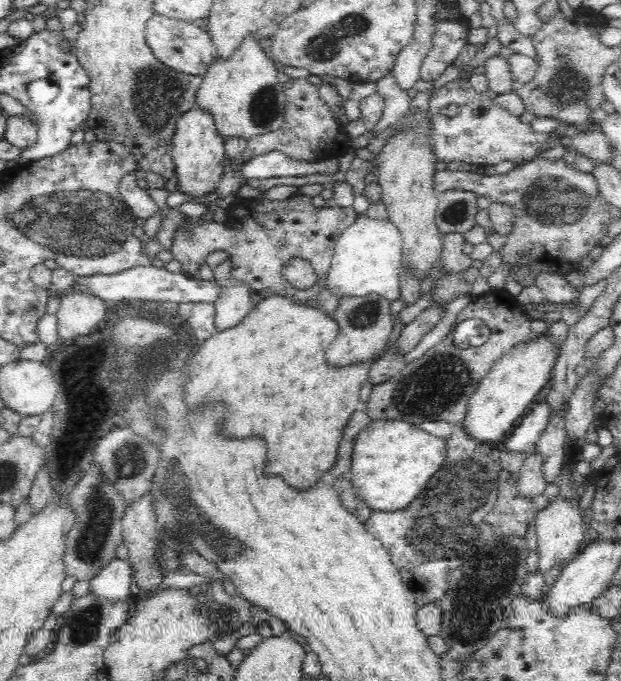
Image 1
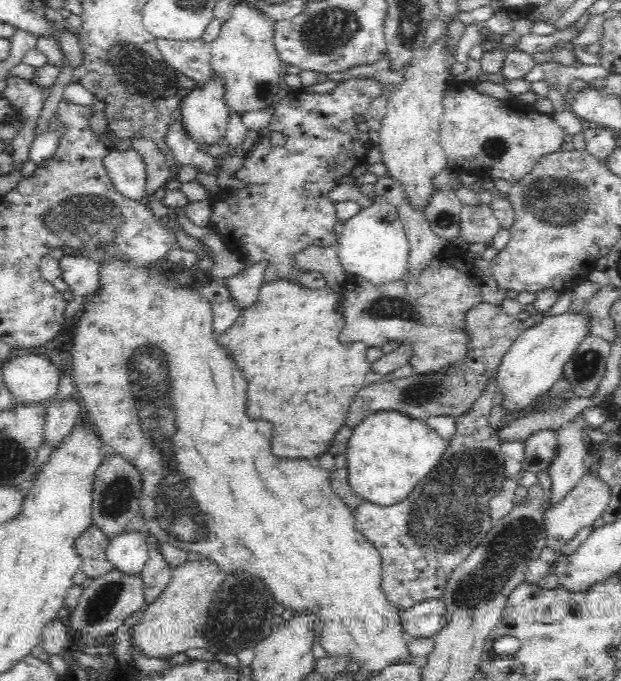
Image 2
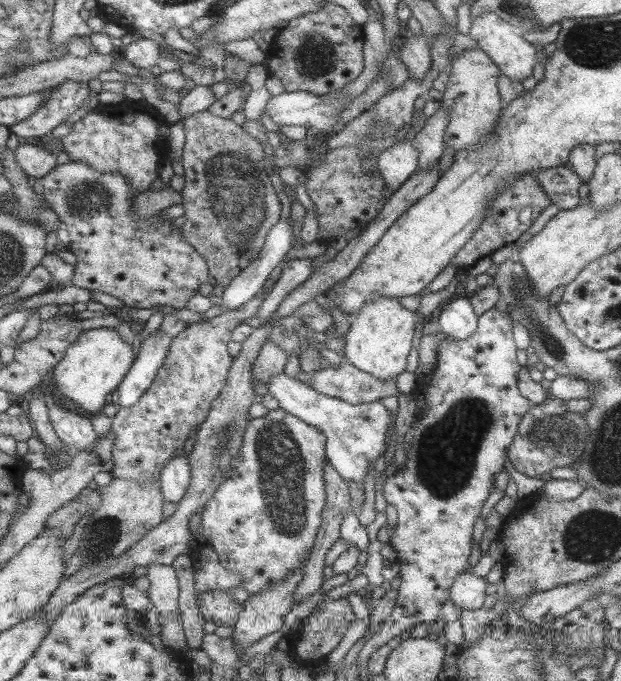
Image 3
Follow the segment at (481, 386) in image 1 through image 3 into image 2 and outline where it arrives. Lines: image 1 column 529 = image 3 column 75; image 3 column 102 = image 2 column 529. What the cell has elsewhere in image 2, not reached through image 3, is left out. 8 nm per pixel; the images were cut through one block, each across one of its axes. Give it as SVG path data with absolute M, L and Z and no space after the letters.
M581 309L545 317L514 339L510 348L503 354L500 368L497 368L494 374L495 382L498 382L498 388L504 394L506 412L522 412L526 408L532 408L534 396L545 396L552 384L563 376L564 365L590 332L590 315Z

